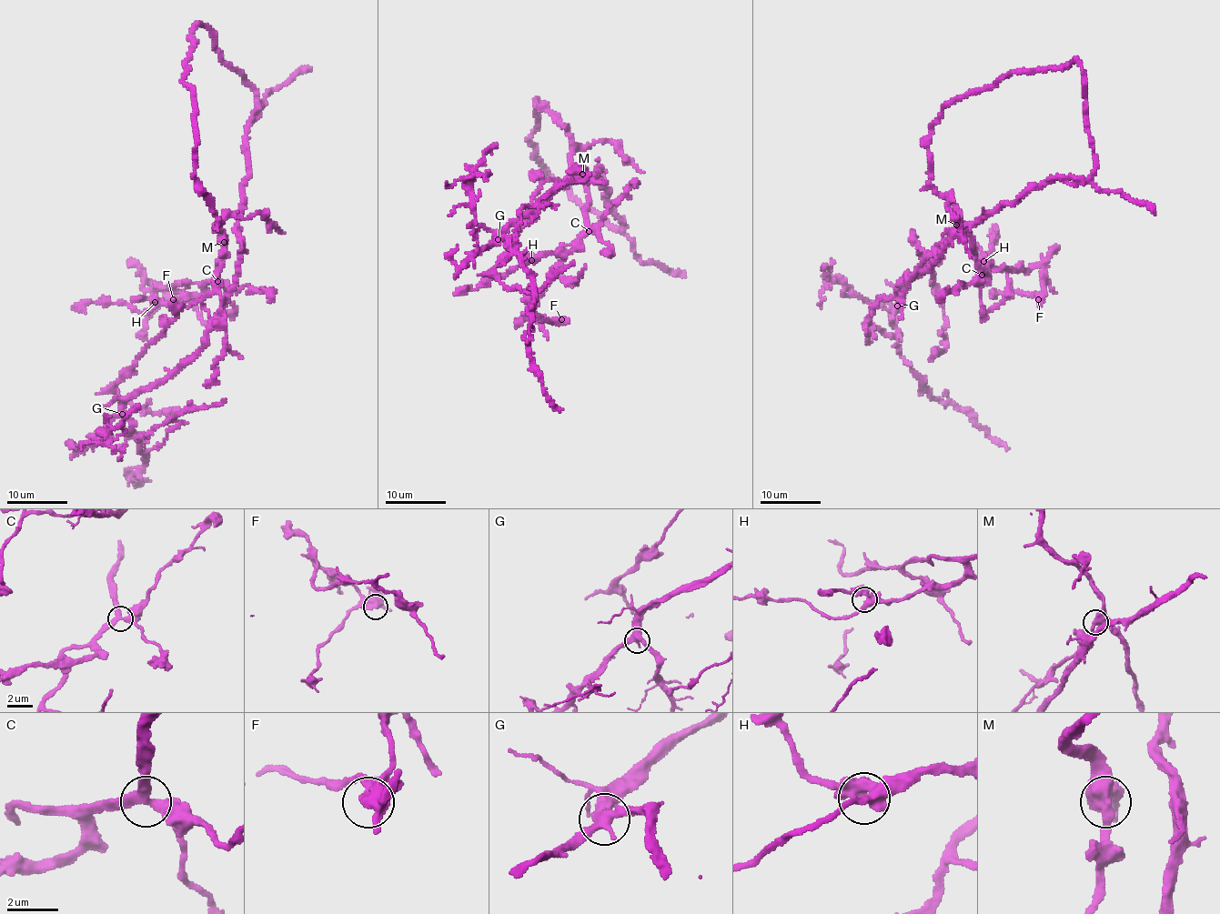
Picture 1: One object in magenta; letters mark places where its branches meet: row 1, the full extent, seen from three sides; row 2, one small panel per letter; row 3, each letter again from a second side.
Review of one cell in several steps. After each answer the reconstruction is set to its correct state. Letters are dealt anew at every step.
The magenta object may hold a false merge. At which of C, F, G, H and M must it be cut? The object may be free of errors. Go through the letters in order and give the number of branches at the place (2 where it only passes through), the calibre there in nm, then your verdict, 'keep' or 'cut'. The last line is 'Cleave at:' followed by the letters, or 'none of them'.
C: 3 | 320 nm | keep
F: 3 | 440 nm | keep
G: 3 | 360 nm | keep
H: 3 | 360 nm | keep
M: 3 | 460 nm | keep
Cleave at: none of them

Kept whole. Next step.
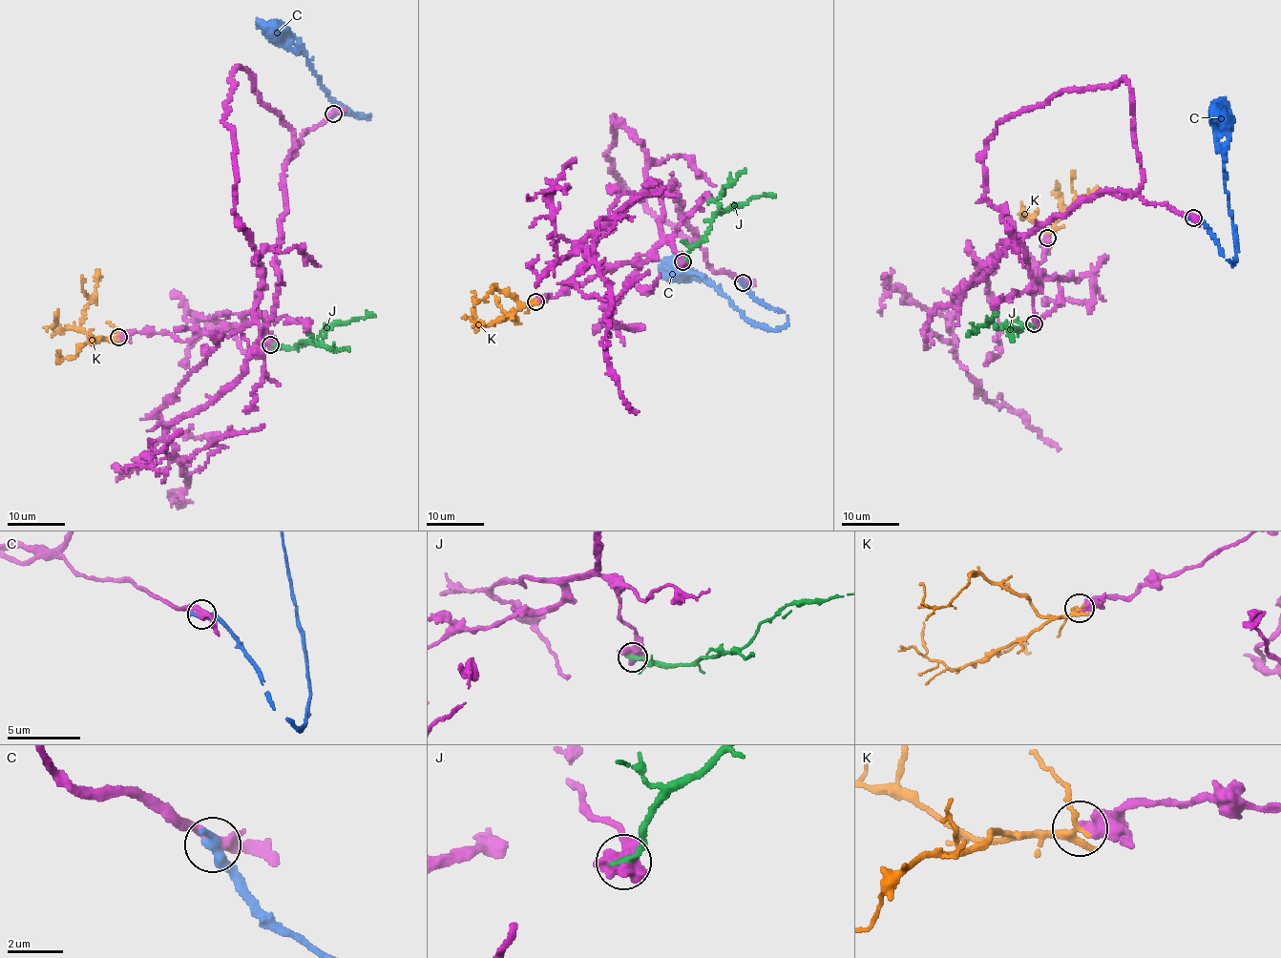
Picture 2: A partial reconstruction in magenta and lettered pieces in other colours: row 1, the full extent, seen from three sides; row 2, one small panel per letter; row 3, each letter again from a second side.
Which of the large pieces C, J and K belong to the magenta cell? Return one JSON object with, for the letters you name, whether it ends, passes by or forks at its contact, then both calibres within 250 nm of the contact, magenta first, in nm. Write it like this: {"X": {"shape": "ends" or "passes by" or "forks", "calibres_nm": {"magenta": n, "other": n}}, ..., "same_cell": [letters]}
{"same_cell": []}

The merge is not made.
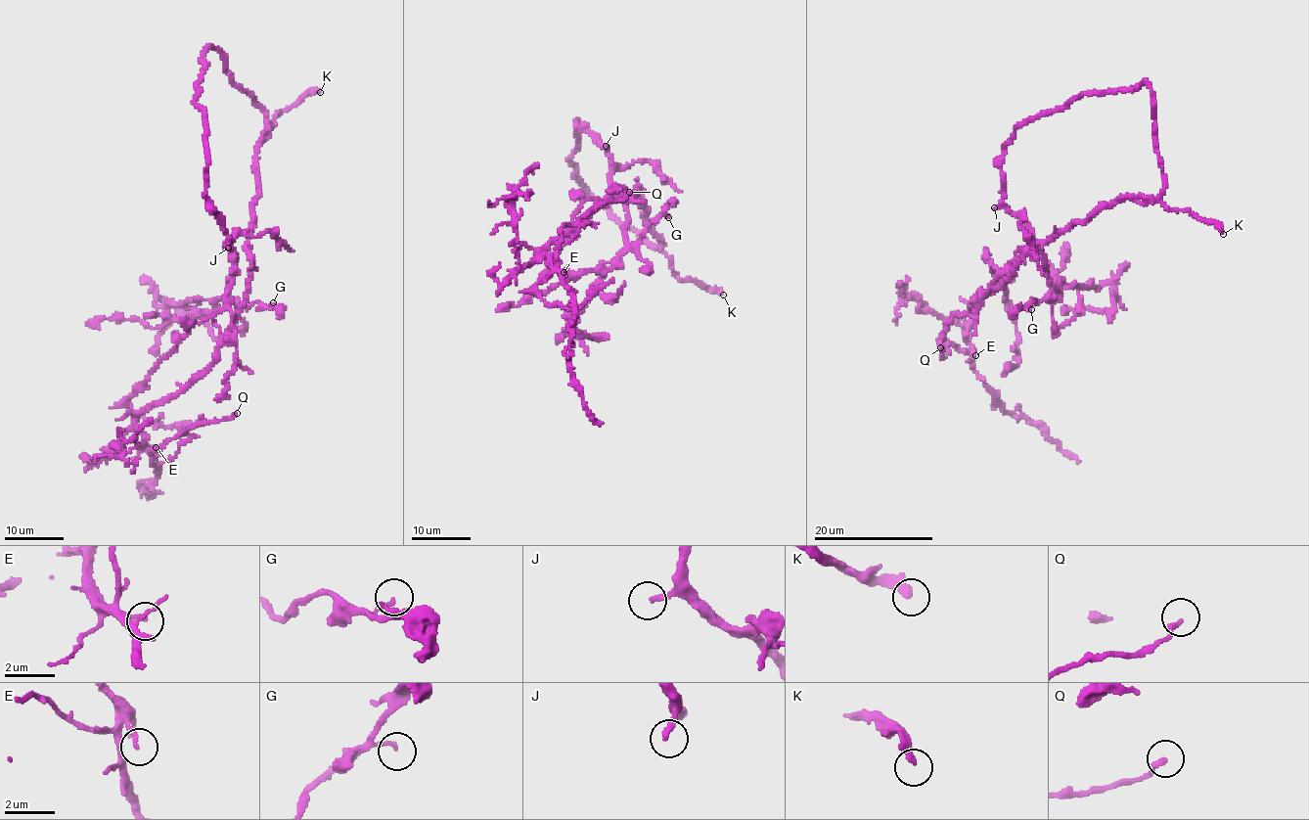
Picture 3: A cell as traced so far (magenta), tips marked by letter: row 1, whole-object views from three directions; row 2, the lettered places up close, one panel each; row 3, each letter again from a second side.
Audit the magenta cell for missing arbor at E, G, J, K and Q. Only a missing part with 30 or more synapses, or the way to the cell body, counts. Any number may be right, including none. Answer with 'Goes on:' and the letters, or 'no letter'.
Goes on: J, K

